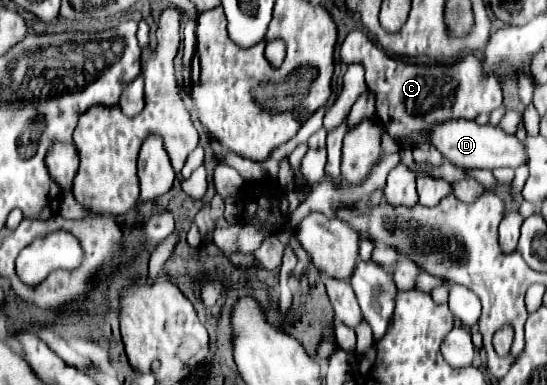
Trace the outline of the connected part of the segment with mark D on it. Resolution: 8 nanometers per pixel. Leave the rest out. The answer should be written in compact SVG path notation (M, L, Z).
M446 119L432 125L432 129L428 129L428 143L436 147L444 155L444 159L448 159L454 167L464 169L516 169L520 163L526 161L526 147L514 135L504 133L500 127L478 125L476 121L468 119Z

